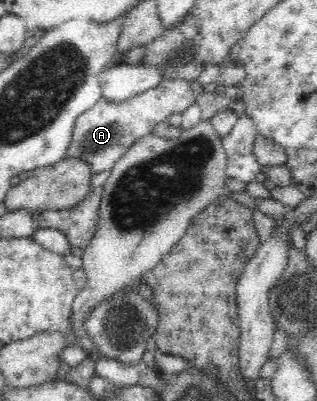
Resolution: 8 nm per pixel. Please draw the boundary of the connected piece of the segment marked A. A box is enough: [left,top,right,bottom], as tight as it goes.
[66,80,195,174]

